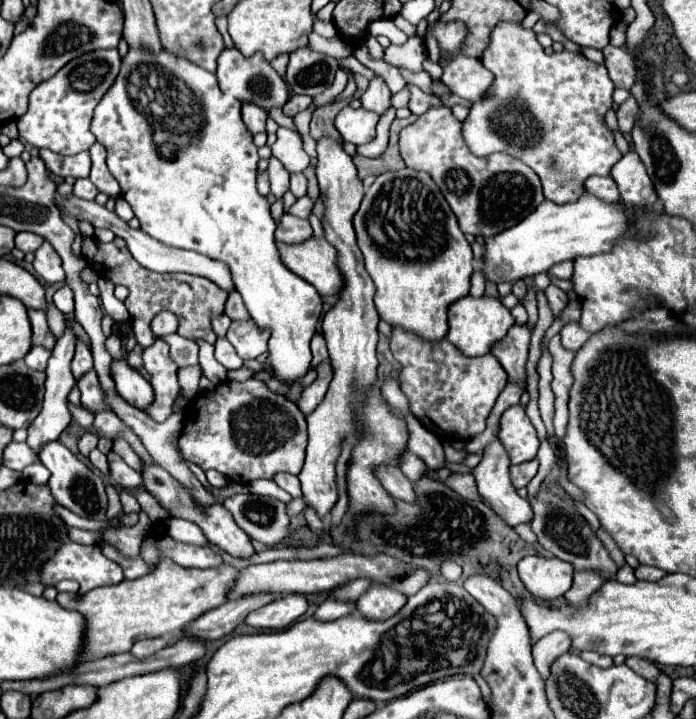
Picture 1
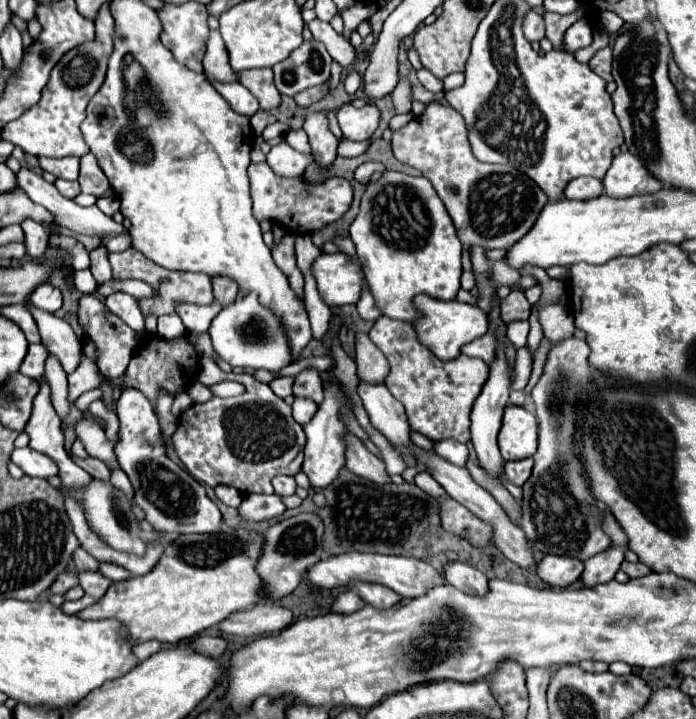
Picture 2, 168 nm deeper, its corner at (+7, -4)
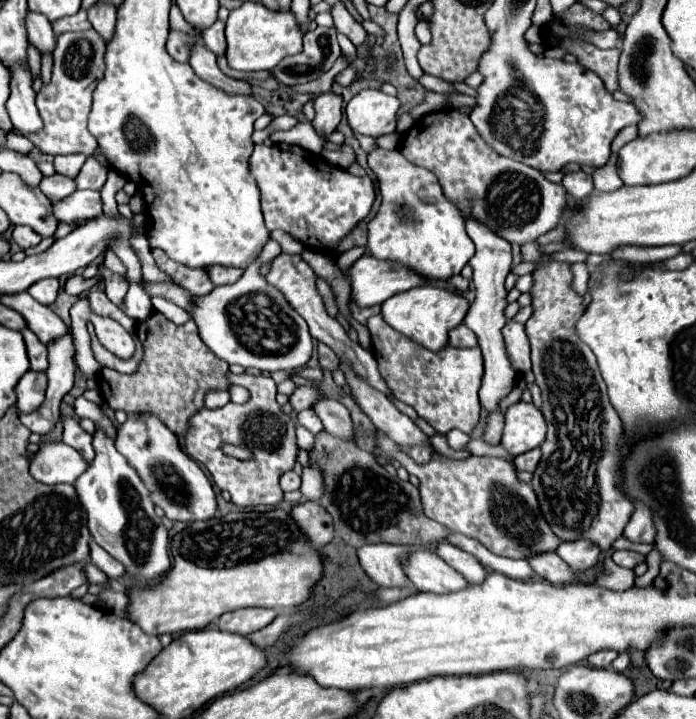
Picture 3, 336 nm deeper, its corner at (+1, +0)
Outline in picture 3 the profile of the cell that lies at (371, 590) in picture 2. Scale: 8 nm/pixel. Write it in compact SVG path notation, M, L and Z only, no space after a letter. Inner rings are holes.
M364 545L358 549L358 559L378 587L408 587L410 581L400 567L400 559L406 553L408 547L402 545Z

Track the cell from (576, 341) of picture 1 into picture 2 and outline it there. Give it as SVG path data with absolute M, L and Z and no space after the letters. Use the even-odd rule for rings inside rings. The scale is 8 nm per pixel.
M552 303L540 305L538 321L544 329L544 335L554 343L574 335L574 317L566 307L562 307L558 303L556 305L552 305Z

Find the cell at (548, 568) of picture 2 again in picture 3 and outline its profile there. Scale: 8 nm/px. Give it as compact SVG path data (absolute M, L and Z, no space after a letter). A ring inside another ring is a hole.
M572 541L572 543L560 543L556 549L556 555L574 571L586 571L598 563L600 549L592 545L590 541Z

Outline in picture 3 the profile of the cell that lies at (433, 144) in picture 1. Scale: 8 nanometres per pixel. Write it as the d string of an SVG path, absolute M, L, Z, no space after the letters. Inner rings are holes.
M438 109L422 115L402 137L400 153L438 177L444 195L460 209L464 219L476 219L508 243L536 241L560 223L566 205L564 187L548 181L540 171L488 149L466 113Z

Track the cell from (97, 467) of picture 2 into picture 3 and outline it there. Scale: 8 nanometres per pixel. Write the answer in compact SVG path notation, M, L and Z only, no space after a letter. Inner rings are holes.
M64 417L64 443L74 447L86 463L94 461L94 447L92 447L92 437L70 417Z

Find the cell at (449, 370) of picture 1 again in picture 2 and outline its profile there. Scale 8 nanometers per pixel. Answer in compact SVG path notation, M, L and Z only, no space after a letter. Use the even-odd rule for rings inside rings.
M384 315L374 321L370 339L388 359L390 373L386 375L384 383L390 393L404 405L412 429L432 441L456 439L460 443L468 443L472 403L488 379L488 365L476 357L466 355L440 361L416 339L416 331L406 321L396 321Z

